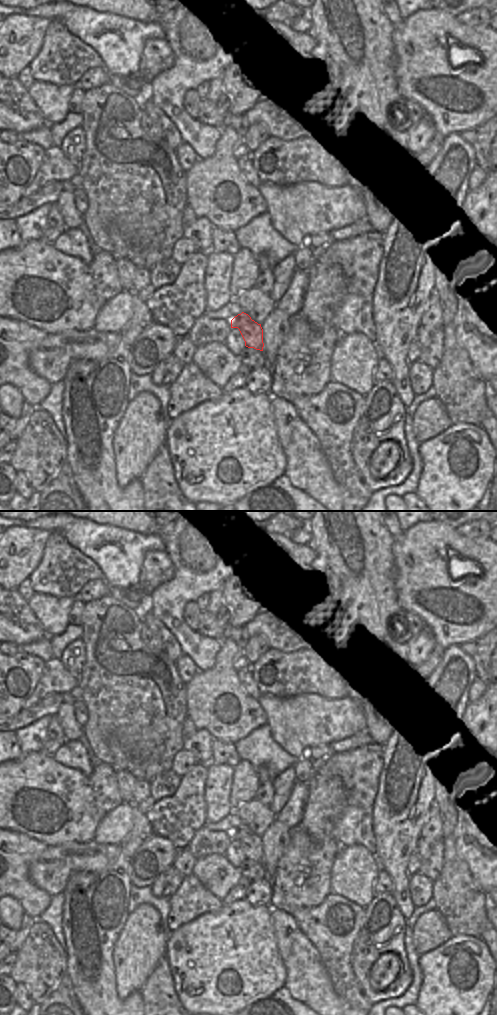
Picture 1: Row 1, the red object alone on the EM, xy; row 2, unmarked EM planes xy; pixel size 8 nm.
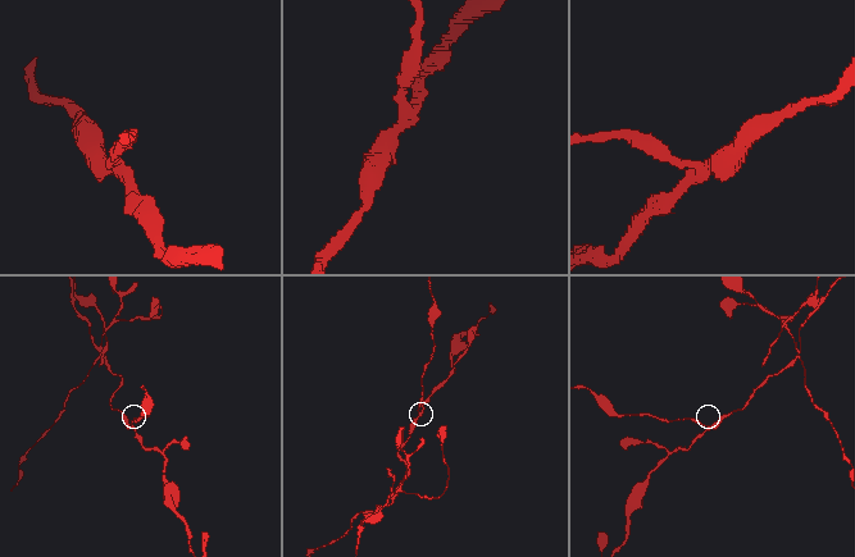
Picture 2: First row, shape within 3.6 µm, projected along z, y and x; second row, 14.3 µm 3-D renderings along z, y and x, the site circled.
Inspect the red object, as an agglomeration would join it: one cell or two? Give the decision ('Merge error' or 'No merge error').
Merge error

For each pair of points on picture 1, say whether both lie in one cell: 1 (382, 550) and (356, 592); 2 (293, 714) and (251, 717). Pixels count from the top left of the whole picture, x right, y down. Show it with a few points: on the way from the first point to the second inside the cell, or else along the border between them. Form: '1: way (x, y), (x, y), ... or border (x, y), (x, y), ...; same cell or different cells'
1: way (372, 560), (367, 565), (365, 576), (359, 582); same cell
2: border (257, 699), (266, 715), (267, 723); different cells

